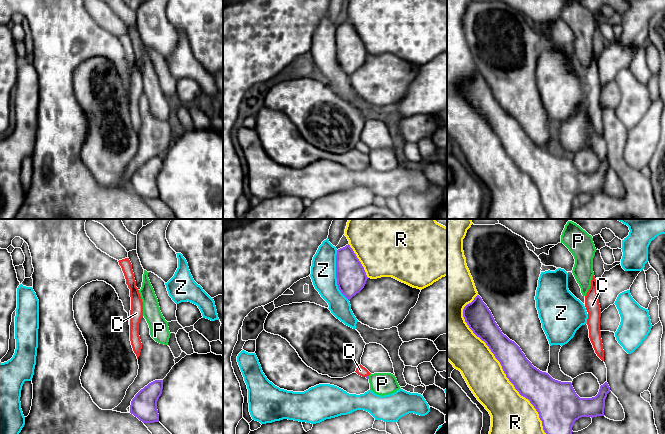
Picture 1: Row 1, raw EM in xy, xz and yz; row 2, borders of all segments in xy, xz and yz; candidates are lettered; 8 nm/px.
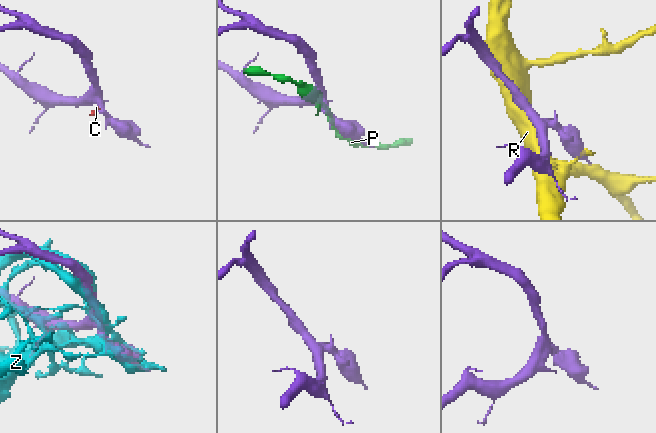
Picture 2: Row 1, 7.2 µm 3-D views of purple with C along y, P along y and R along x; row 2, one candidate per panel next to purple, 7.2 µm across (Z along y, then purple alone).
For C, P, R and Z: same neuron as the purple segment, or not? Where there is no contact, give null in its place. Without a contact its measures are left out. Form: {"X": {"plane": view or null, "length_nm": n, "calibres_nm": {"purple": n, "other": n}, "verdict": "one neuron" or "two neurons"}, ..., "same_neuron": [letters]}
{"C": {"plane": "xz", "length_nm": 40, "calibres_nm": {"purple": 20, "other": 80}, "verdict": "one neuron"}, "P": {"plane": "xz", "length_nm": 40, "calibres_nm": {"purple": 20, "other": 180}, "verdict": "two neurons"}, "R": {"plane": "yz", "length_nm": 1350, "calibres_nm": {"purple": 240, "other": 320}, "verdict": "two neurons"}, "Z": {"plane": "xz", "length_nm": 420, "calibres_nm": {"purple": 240, "other": 200}, "verdict": "two neurons"}, "same_neuron": ["C"]}

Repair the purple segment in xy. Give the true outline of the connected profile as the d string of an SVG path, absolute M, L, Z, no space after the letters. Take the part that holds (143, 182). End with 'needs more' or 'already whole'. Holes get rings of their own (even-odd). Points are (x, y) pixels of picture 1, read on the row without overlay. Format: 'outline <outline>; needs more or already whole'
outline M155 156L145 162L132 175L130 189L143 199L159 198L157 177L162 165L163 156Z; already whole

